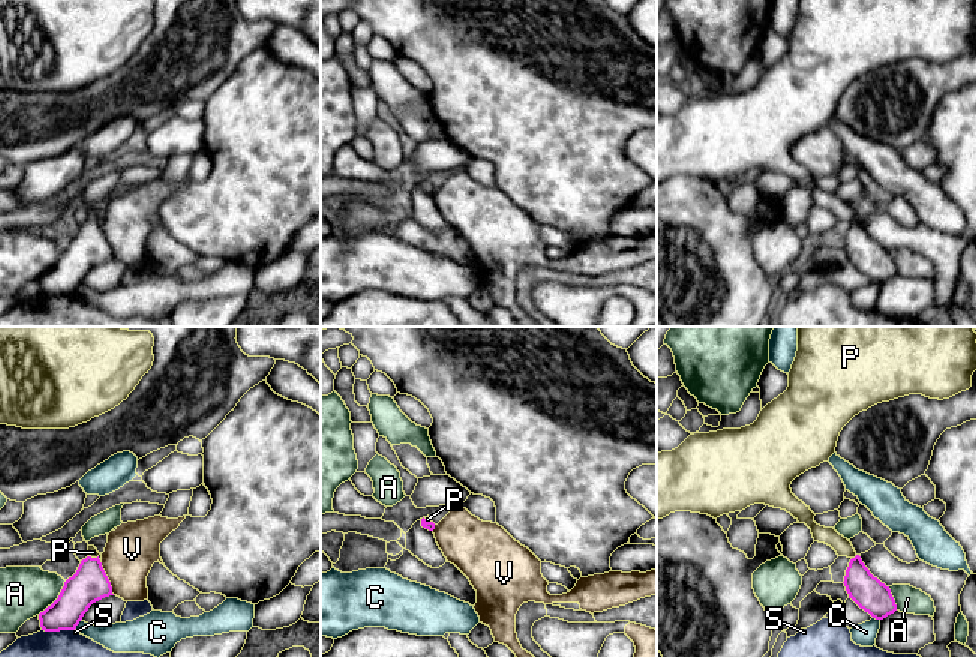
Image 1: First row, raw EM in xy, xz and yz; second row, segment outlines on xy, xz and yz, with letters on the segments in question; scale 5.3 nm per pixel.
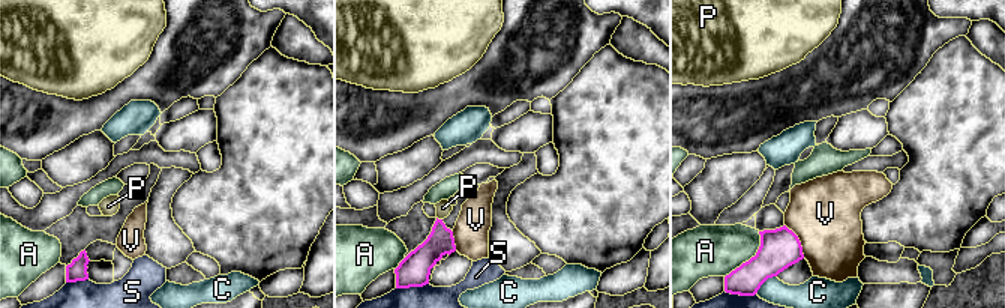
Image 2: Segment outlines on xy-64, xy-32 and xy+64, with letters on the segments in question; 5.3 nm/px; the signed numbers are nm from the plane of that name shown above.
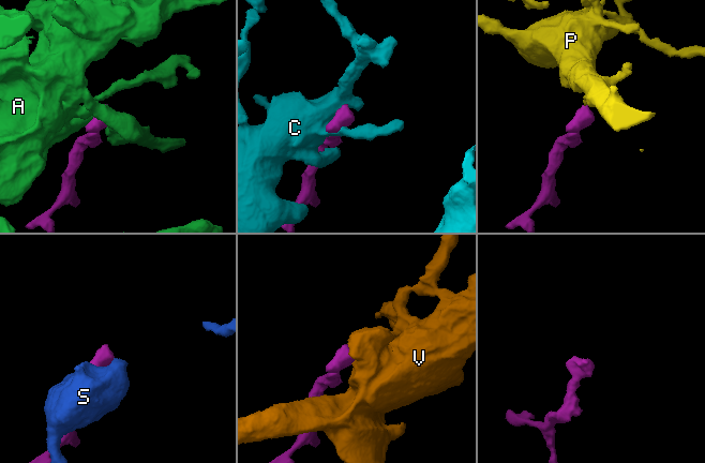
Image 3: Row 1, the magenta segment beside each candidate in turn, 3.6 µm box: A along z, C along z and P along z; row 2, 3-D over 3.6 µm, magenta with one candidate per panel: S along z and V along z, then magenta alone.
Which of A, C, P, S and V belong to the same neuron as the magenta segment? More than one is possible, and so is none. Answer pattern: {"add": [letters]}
{"add": ["P"]}

